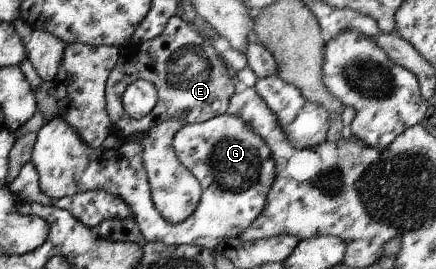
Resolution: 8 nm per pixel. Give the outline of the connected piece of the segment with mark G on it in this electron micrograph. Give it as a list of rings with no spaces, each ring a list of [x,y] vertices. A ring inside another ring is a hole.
[[[224,114],[203,123],[186,123],[173,138],[173,147],[178,160],[200,181],[203,190],[196,210],[177,225],[166,222],[153,203],[152,189],[148,185],[148,176],[141,162],[144,149],[139,141],[123,142],[119,149],[94,149],[80,138],[76,129],[58,115],[37,132],[30,162],[38,171],[39,185],[43,193],[54,199],[62,199],[84,191],[106,191],[120,197],[131,208],[132,217],[145,239],[153,243],[196,245],[214,250],[224,239],[233,239],[246,232],[253,220],[266,208],[268,192],[277,178],[276,161],[265,140],[240,117]]]

